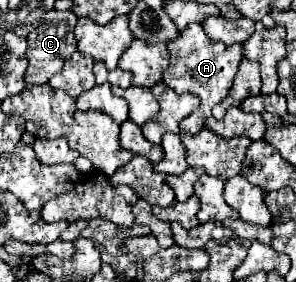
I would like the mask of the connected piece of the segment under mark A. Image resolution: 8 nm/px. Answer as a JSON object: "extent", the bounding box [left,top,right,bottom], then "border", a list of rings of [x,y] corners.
{"extent":[164,23,242,135],"border":[[[192,23],[182,31],[182,35],[176,41],[168,43],[170,51],[170,65],[164,73],[164,81],[170,83],[176,91],[192,91],[202,99],[202,107],[182,119],[180,131],[186,131],[190,135],[196,135],[204,127],[204,119],[212,115],[212,107],[220,103],[220,99],[226,99],[232,79],[238,71],[238,63],[242,61],[242,45],[224,45],[224,43],[212,43],[204,35],[204,29],[200,23]]]}

